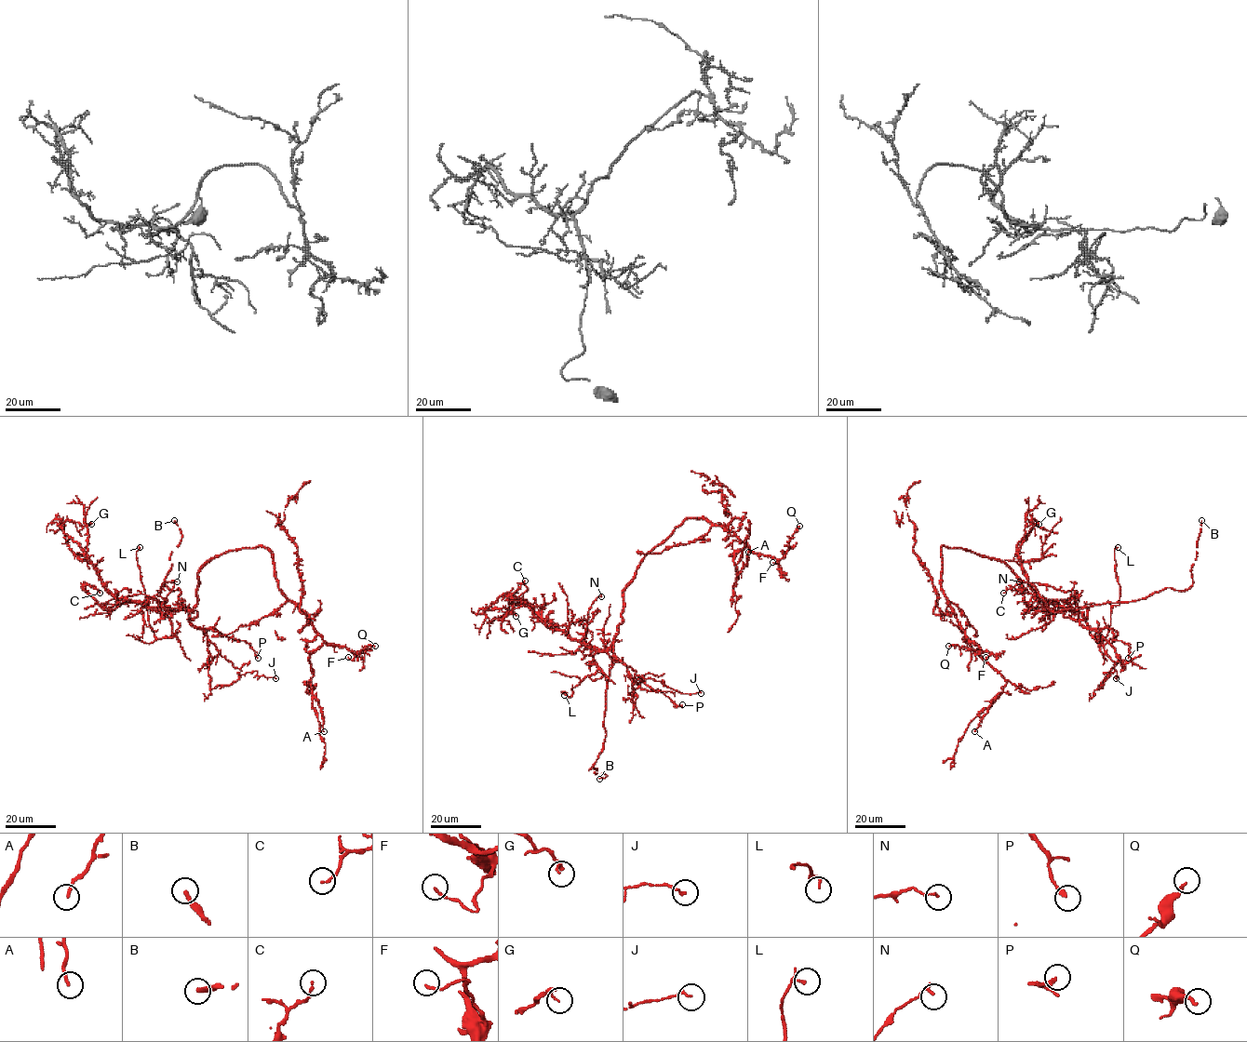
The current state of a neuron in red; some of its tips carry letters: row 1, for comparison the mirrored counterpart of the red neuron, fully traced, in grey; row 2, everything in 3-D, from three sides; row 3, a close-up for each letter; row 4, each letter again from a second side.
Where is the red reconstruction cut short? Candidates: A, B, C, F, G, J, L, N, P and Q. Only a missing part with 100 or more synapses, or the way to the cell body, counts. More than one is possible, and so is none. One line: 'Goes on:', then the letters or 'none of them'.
Goes on: B

